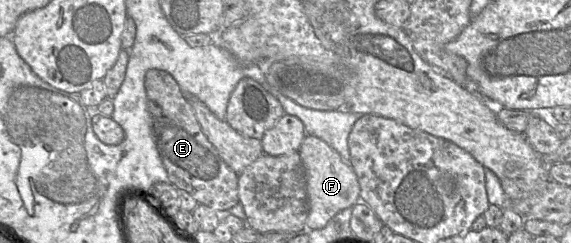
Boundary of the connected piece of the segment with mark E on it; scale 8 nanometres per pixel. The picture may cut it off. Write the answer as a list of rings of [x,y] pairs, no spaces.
[[[150,69],[144,81],[152,133],[169,182],[179,191],[188,192],[199,204],[224,211],[239,203],[239,175],[222,160],[203,133],[188,96],[166,71]]]

